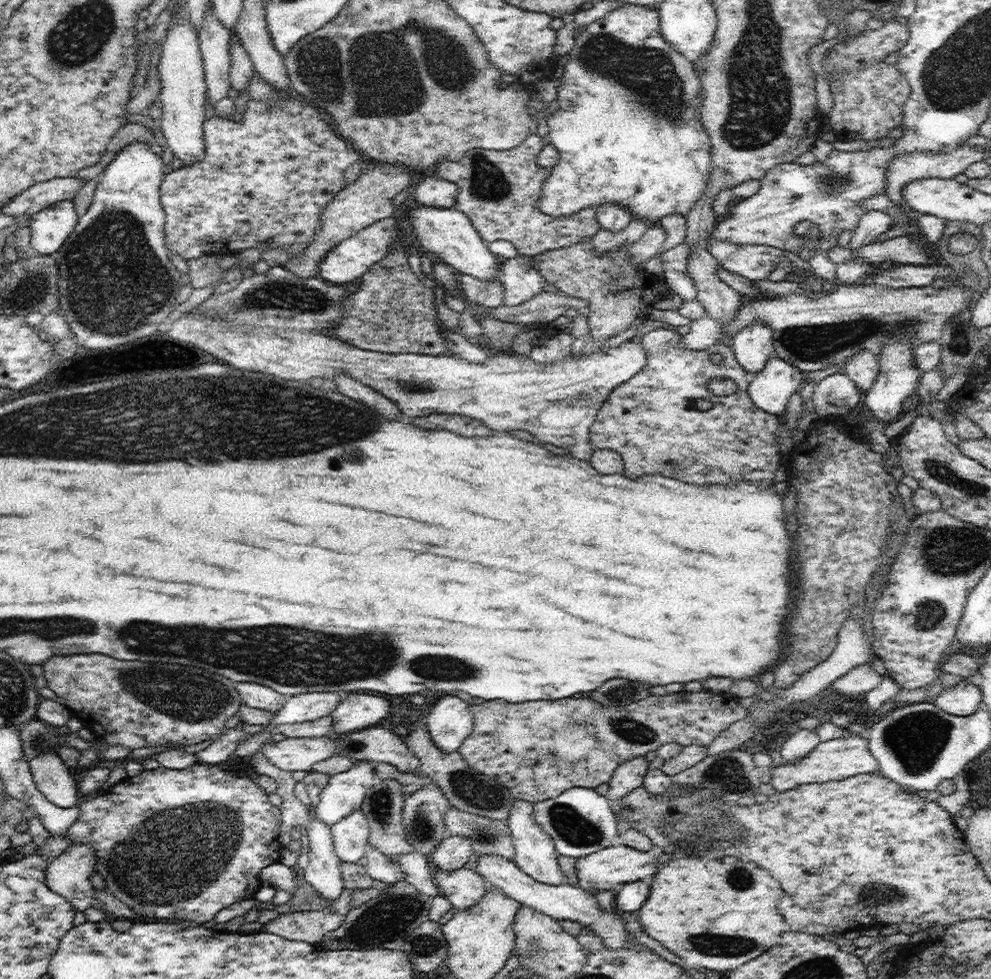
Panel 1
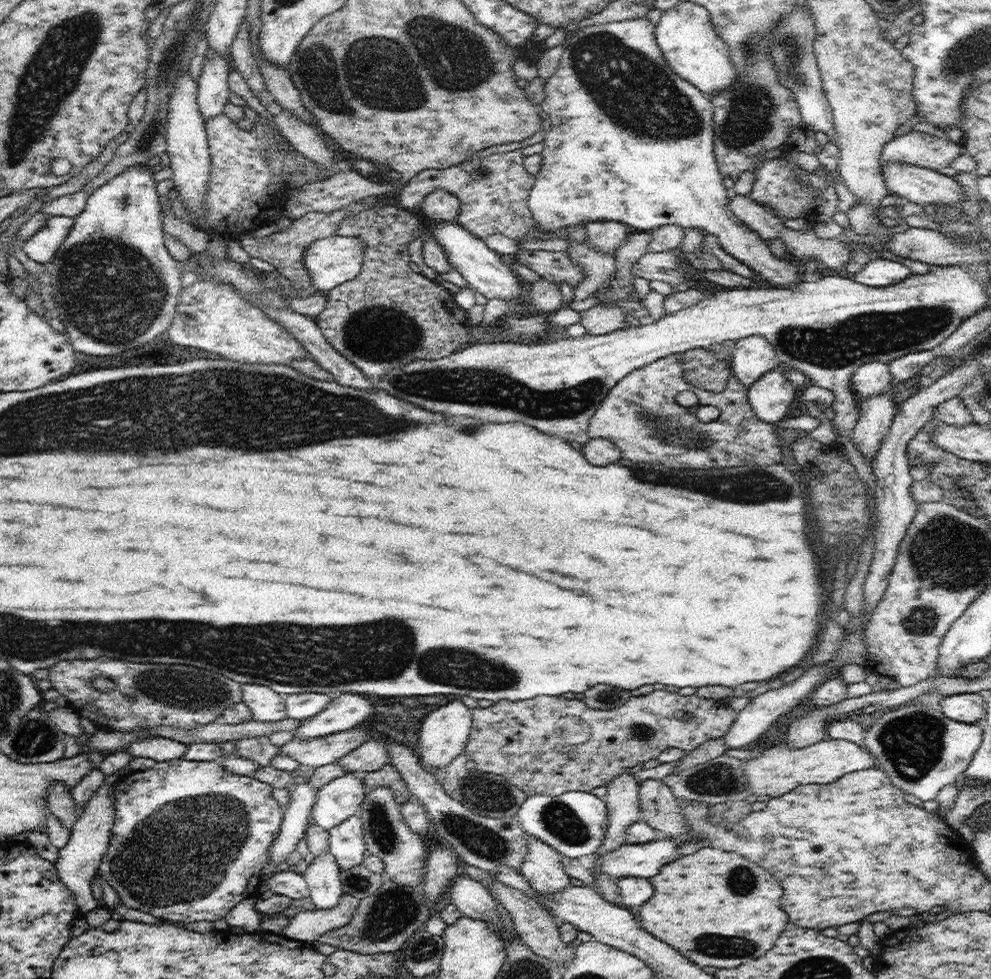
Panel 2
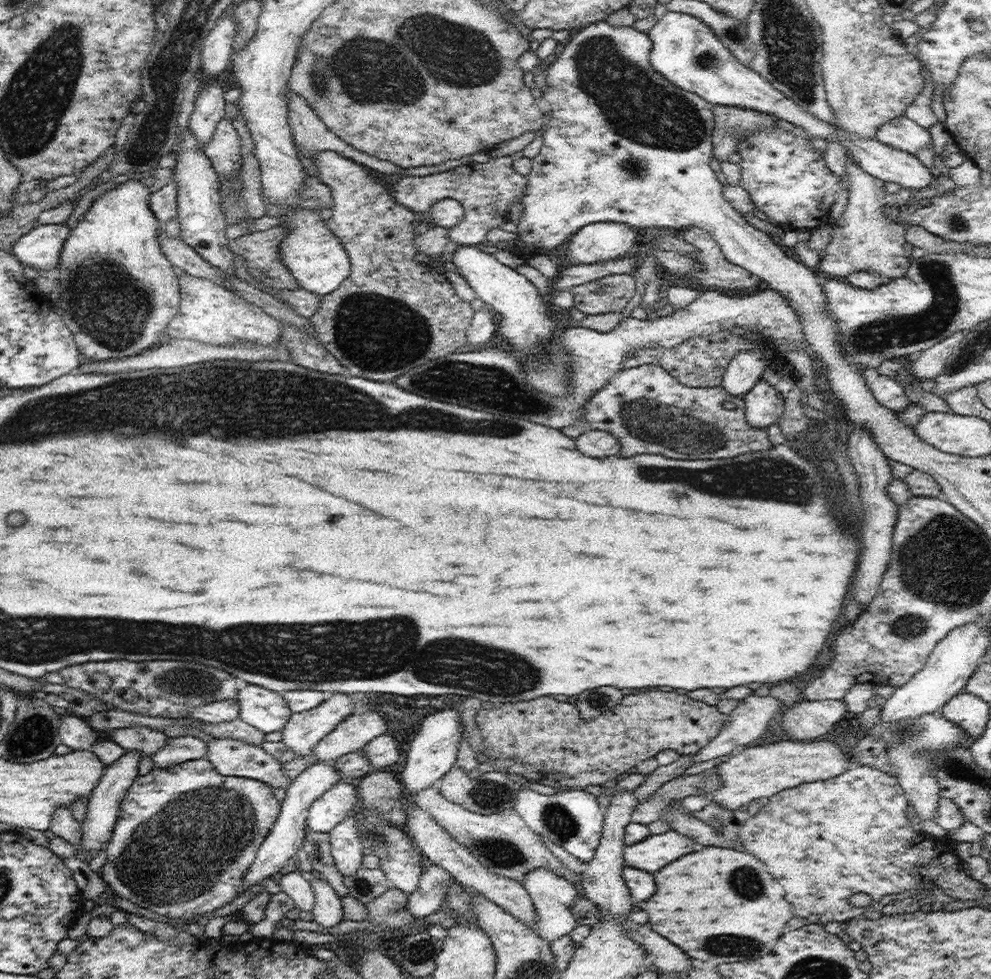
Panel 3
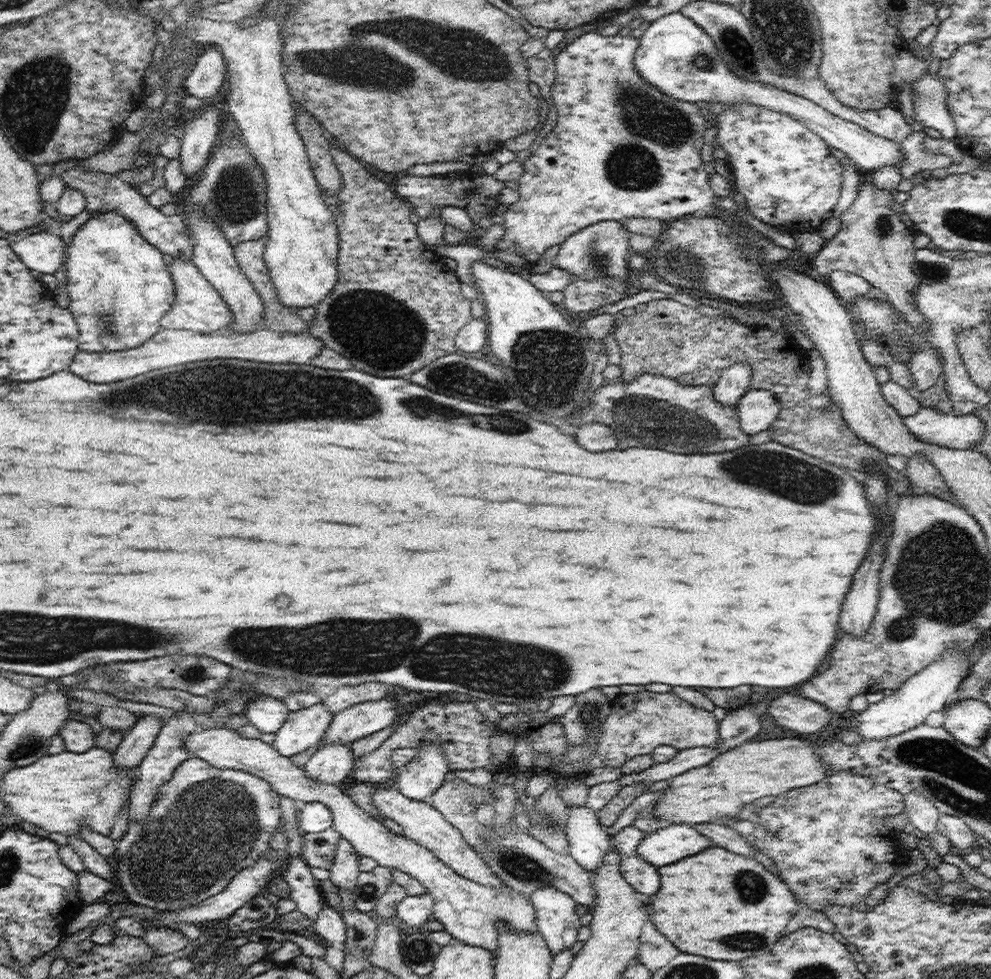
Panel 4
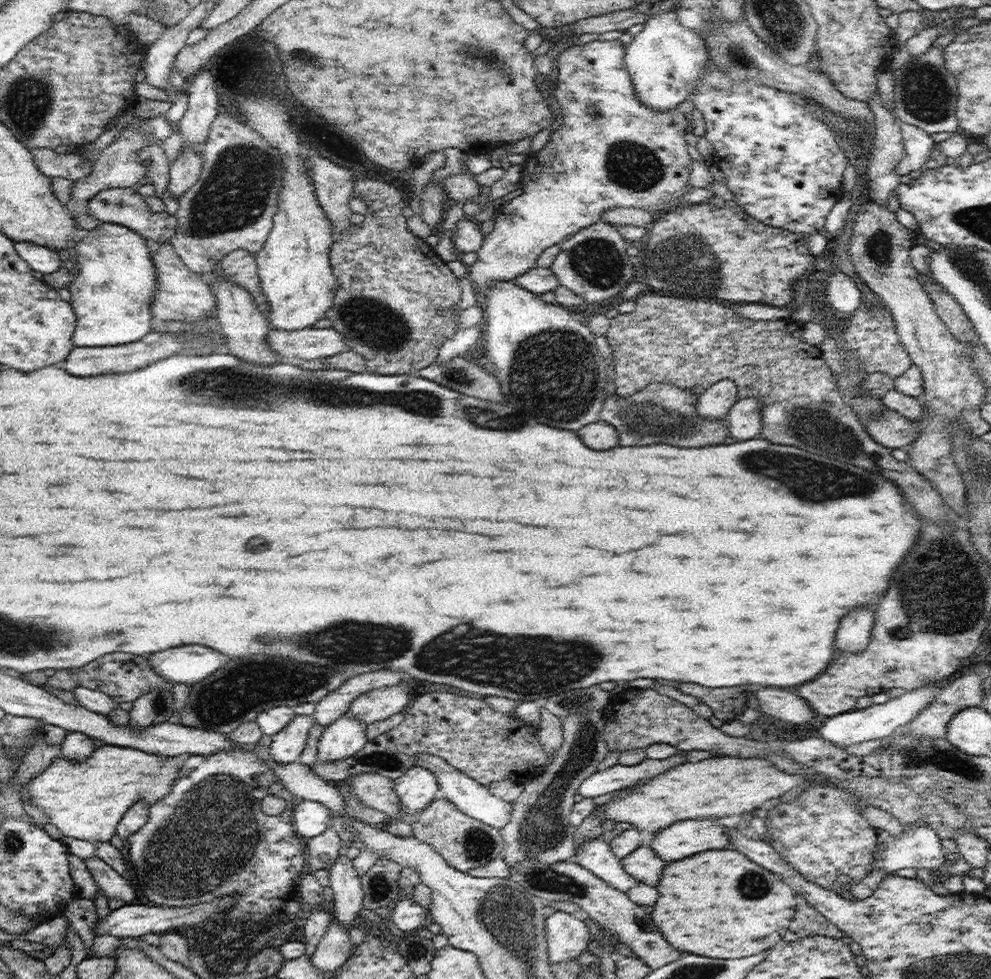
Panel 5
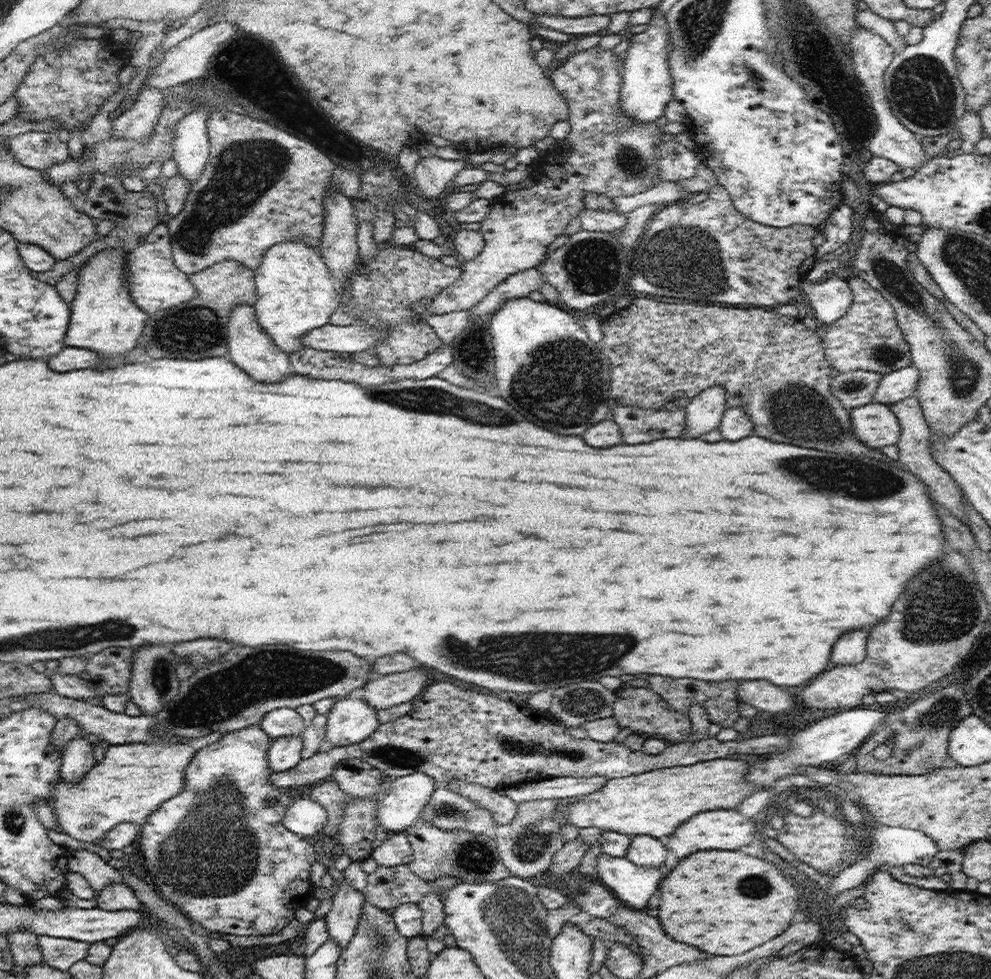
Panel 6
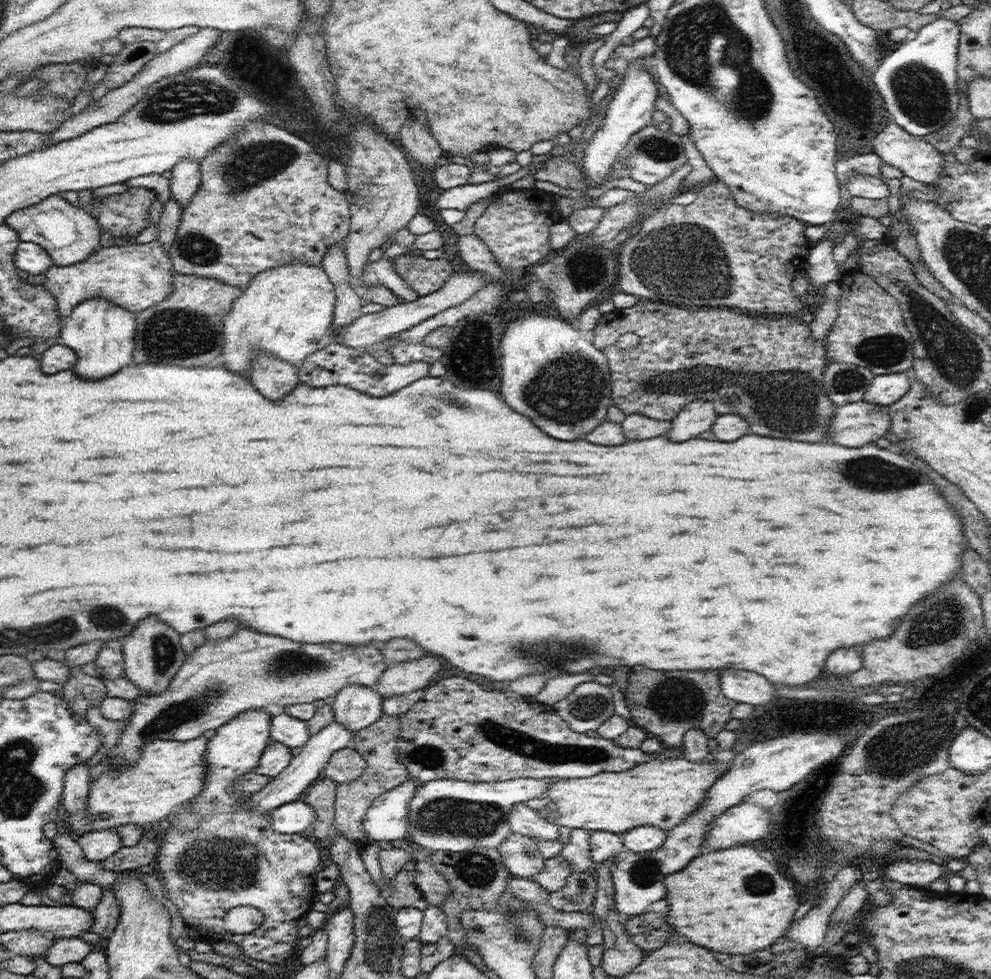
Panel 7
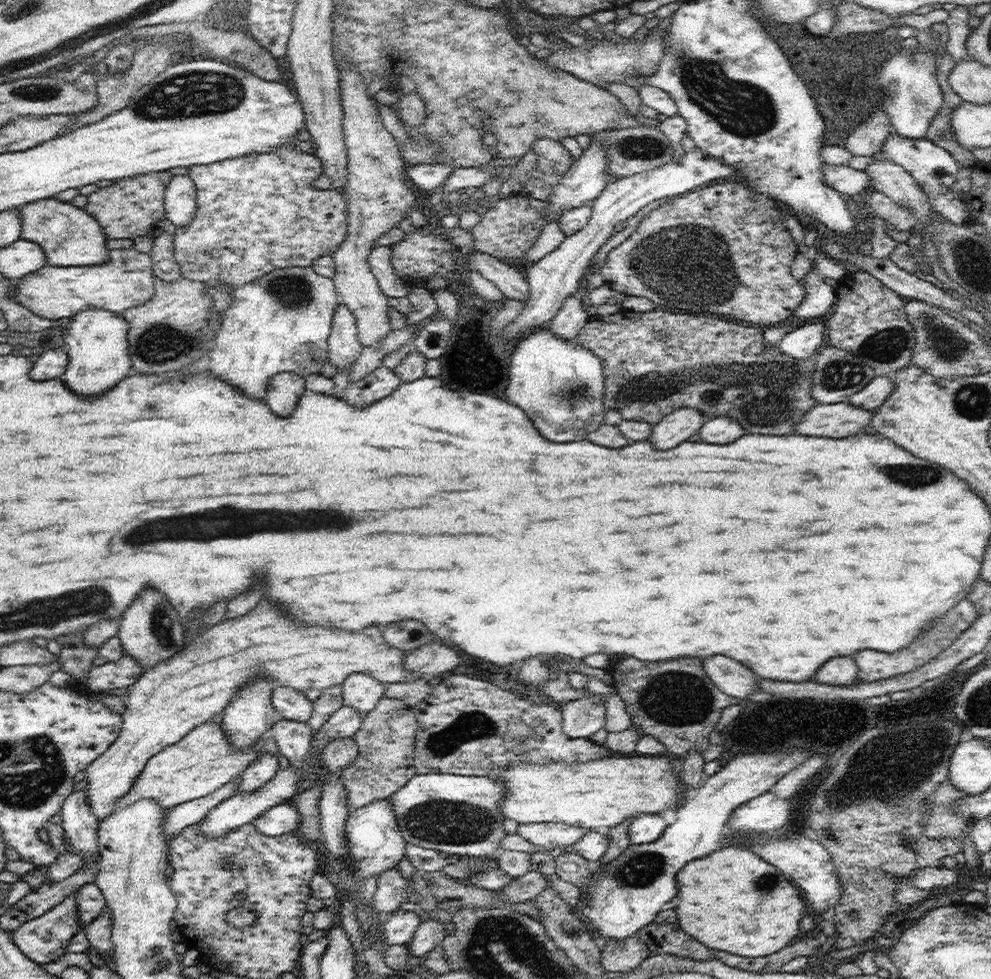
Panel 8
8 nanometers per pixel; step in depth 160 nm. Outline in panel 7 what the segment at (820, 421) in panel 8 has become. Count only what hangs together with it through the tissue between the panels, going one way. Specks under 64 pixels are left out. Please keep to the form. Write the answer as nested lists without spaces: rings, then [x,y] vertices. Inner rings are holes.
[[[864,400],[838,406],[830,425],[830,438],[848,448],[860,448],[890,430],[889,408]]]

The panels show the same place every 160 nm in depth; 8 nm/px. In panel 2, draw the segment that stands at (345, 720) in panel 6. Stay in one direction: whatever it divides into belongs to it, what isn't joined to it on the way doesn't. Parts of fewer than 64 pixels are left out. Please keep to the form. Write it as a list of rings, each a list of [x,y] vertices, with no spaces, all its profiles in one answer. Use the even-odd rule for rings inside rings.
[[[307,783],[297,784],[290,792],[281,829],[271,846],[269,868],[286,861],[296,849],[296,844],[305,836],[306,827],[311,820],[311,810],[315,803],[317,790]]]

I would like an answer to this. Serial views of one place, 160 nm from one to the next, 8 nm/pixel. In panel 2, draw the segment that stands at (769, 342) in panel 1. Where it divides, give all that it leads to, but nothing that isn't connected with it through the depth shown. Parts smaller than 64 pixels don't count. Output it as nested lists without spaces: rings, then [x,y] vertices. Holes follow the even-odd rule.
[[[762,335],[738,339],[730,355],[734,376],[748,386],[780,364],[772,345]]]

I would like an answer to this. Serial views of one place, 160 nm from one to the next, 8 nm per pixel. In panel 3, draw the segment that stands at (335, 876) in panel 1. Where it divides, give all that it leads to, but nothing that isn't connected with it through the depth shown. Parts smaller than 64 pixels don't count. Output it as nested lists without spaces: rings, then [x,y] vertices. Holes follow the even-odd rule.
[[[324,878],[312,879],[311,885],[315,896],[312,910],[313,920],[326,928],[336,926],[343,920],[341,898],[334,891],[334,887]]]

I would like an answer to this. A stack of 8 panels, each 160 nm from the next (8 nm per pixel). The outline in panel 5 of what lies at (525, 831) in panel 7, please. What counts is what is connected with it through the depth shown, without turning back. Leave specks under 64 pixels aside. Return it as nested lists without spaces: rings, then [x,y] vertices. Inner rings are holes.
[[[421,754],[415,764],[418,764],[418,767],[430,770],[436,776],[439,789],[442,790],[444,796],[451,803],[454,803],[464,814],[479,820],[484,825],[490,825],[499,830],[510,822],[513,809],[512,803],[492,795],[487,786],[476,782],[476,780],[463,774],[460,770],[454,768],[454,766],[450,766],[441,756]]]

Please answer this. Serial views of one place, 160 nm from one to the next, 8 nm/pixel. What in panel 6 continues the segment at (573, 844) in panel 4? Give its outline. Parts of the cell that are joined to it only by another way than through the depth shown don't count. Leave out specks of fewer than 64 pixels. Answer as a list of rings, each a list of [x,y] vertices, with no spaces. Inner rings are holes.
[[[602,852],[597,858],[596,870],[598,880],[624,904],[636,910],[646,910],[644,906],[662,878],[658,870],[638,866],[625,856],[611,857]]]

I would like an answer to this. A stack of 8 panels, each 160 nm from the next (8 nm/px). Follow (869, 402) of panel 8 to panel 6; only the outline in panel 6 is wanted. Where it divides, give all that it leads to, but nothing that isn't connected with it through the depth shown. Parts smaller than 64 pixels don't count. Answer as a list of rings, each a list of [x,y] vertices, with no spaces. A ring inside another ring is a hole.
[[[912,364],[884,374],[873,400],[892,406],[915,394],[919,381],[919,370]]]

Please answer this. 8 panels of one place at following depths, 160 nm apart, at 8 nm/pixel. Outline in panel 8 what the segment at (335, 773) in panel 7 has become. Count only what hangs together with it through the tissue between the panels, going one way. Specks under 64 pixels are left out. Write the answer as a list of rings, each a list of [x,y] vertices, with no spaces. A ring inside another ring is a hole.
[[[336,735],[323,750],[320,764],[330,773],[342,773],[359,755],[359,746],[353,737],[339,738]]]

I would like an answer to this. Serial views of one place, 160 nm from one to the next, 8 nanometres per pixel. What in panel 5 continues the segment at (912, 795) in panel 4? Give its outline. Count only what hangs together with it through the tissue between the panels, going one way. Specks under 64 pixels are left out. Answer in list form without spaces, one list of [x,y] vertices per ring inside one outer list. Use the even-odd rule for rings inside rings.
[[[918,826],[911,829],[905,829],[898,836],[892,836],[888,831],[877,829],[878,847],[875,851],[875,859],[871,866],[871,872],[876,869],[882,869],[886,874],[893,873],[901,868],[928,868],[935,873],[943,872],[941,866],[946,862],[942,853],[941,838],[937,832],[930,827]]]

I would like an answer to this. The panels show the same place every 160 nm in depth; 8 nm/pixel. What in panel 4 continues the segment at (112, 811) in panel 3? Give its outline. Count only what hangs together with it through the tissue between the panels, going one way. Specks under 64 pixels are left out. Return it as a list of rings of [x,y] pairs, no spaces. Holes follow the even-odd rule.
[[[144,715],[128,732],[124,733],[122,742],[113,754],[114,765],[122,771],[132,771],[144,761],[144,757],[151,751],[156,737],[162,728],[160,722],[164,720],[156,715]]]

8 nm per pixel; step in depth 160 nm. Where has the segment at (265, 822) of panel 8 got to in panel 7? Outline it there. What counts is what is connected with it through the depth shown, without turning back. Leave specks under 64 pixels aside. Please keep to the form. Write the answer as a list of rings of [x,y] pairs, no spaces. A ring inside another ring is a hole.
[[[306,801],[281,804],[270,811],[270,816],[274,830],[282,834],[307,833],[317,819],[316,811]]]

